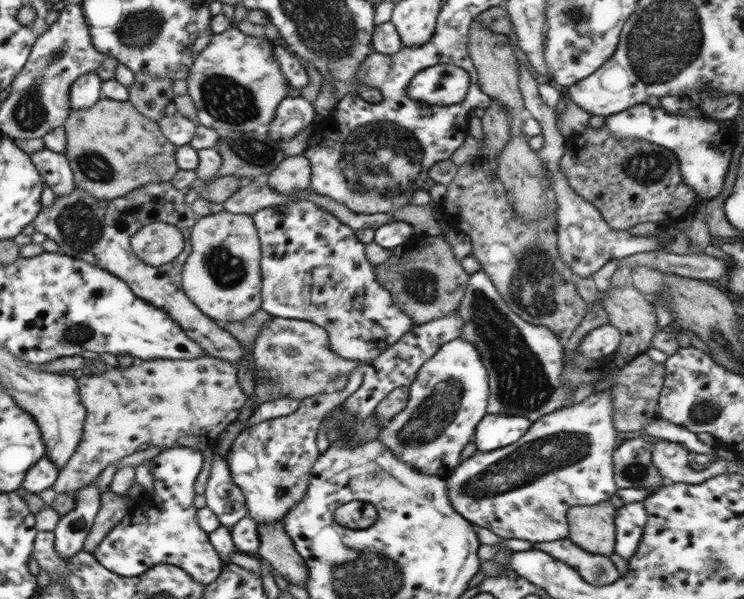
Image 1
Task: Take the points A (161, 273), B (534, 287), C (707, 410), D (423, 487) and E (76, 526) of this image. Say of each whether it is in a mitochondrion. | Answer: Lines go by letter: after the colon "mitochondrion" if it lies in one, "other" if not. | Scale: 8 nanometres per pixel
A: other
B: mitochondrion
C: mitochondrion
D: other
E: other

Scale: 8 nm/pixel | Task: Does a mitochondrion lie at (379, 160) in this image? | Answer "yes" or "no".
yes

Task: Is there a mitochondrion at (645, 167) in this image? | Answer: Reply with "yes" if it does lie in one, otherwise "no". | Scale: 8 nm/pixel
yes

